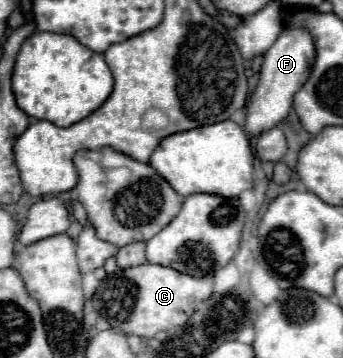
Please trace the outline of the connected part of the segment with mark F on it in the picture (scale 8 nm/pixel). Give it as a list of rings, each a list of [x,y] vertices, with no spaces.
[[[284,29],[276,43],[264,53],[264,63],[258,73],[258,85],[246,103],[246,121],[244,131],[250,137],[260,137],[264,131],[276,127],[286,119],[294,93],[306,83],[310,67],[314,63],[314,43],[308,31],[302,29]]]

